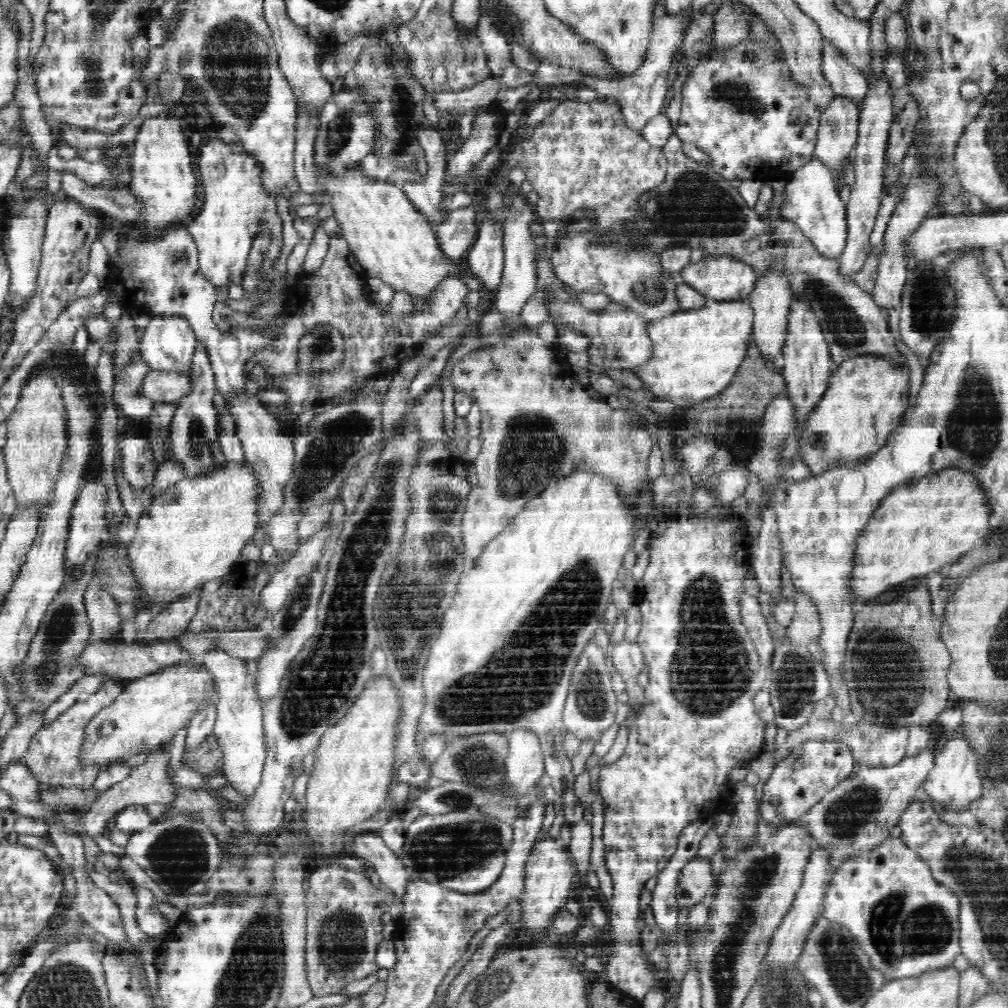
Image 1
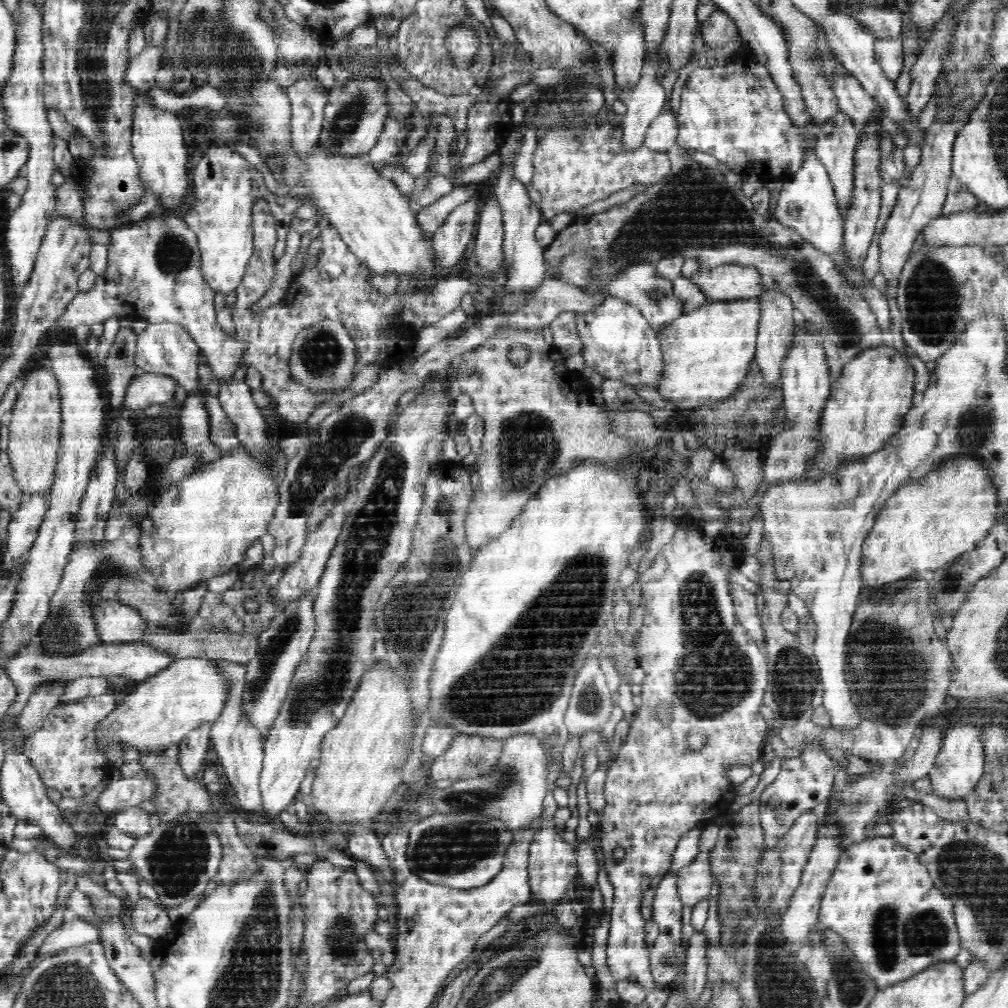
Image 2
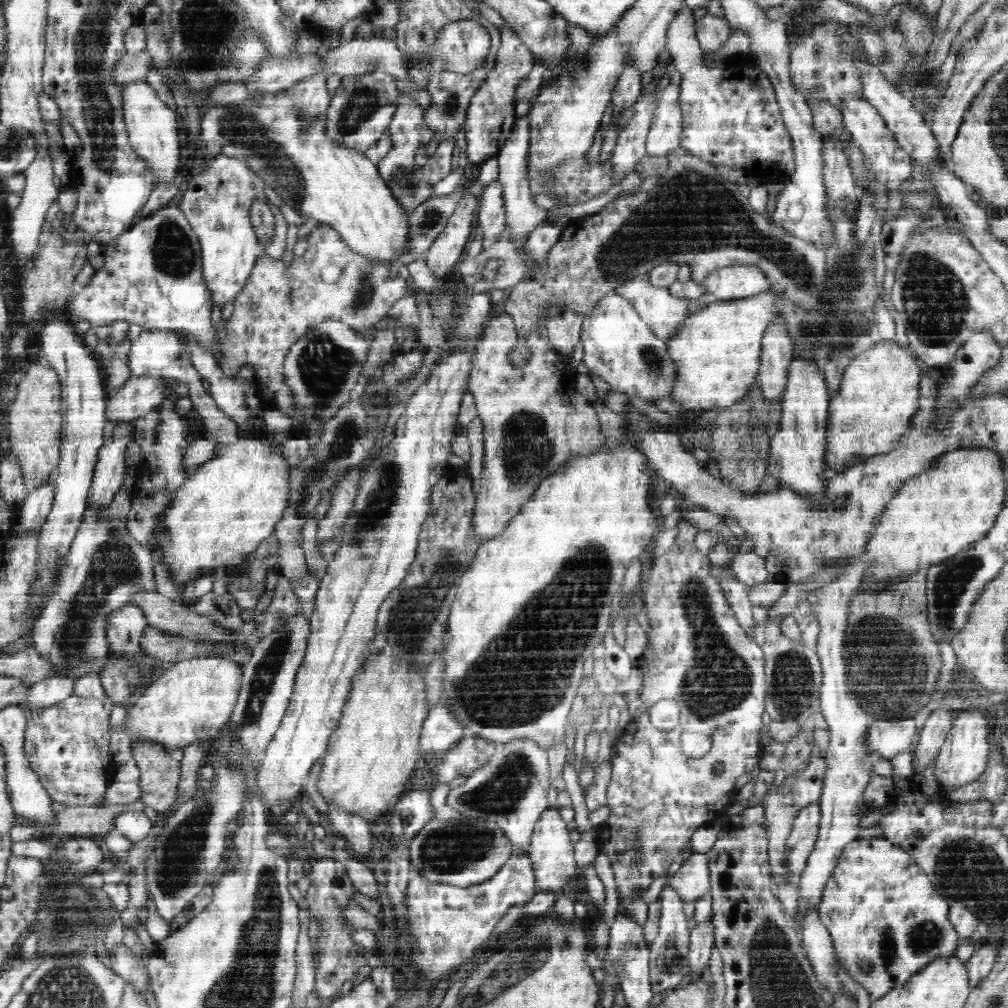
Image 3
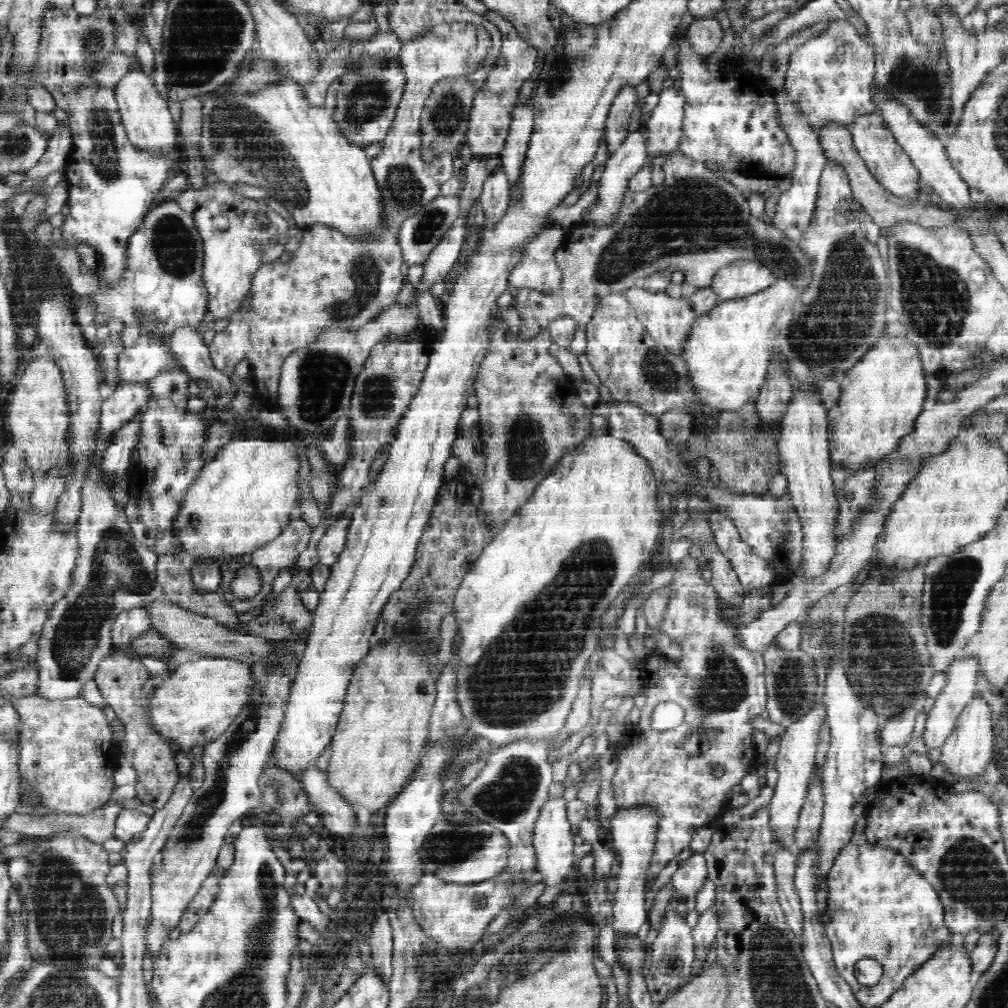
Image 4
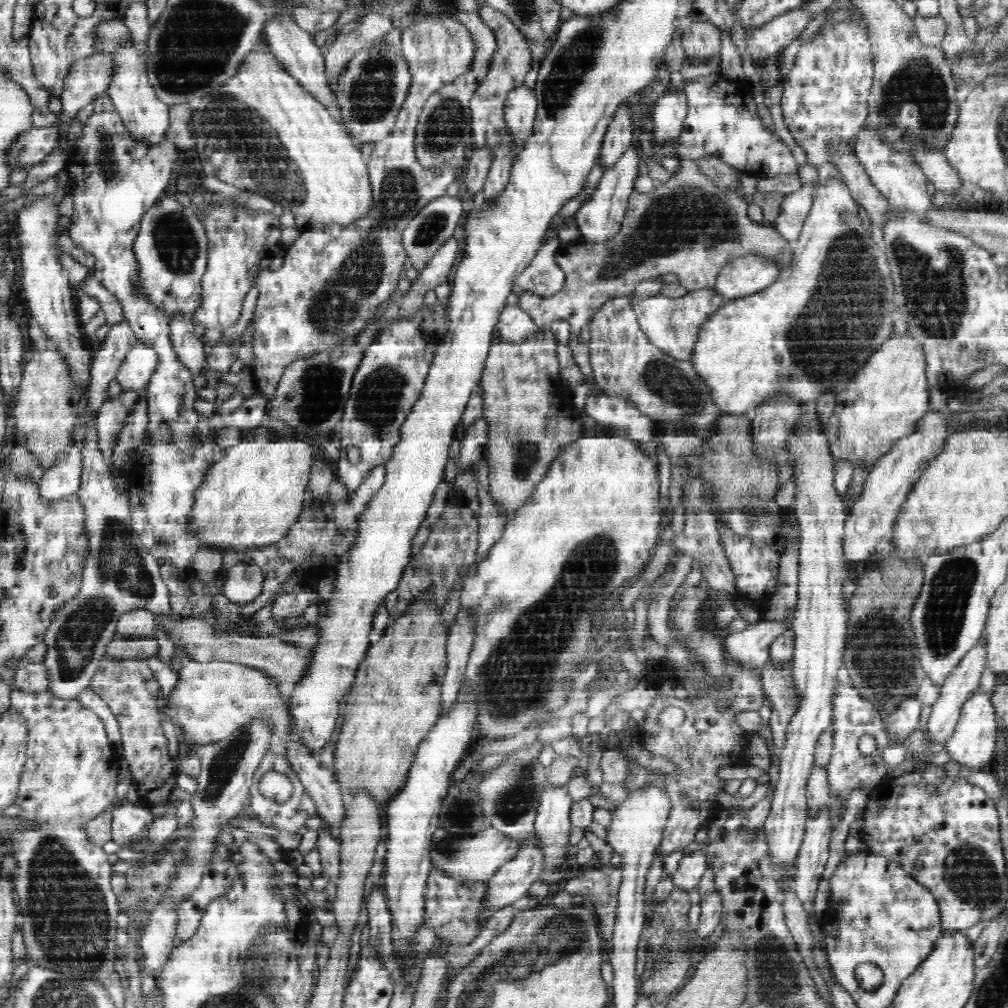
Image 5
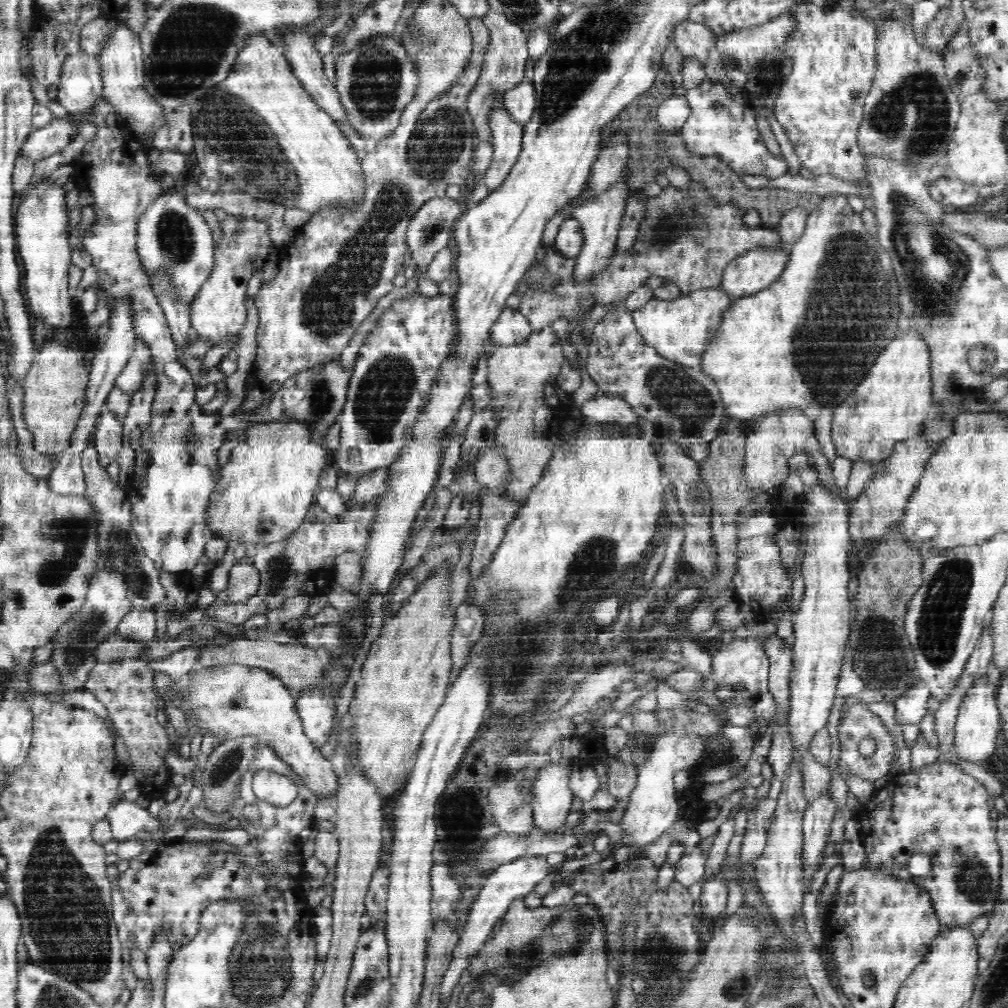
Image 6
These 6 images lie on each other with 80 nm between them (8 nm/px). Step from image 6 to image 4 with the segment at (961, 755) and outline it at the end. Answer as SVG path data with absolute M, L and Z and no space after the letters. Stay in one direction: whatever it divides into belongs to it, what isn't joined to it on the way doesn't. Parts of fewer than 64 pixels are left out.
M979 695L971 700L956 720L955 730L944 742L940 764L942 768L954 778L962 780L976 777L986 770L988 763L998 756L998 752L993 742L993 727L991 720L991 708Z

